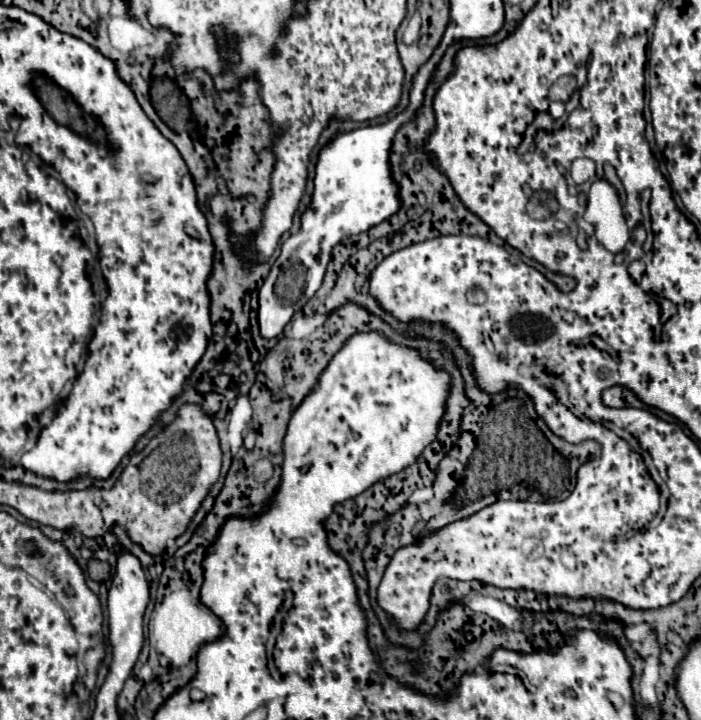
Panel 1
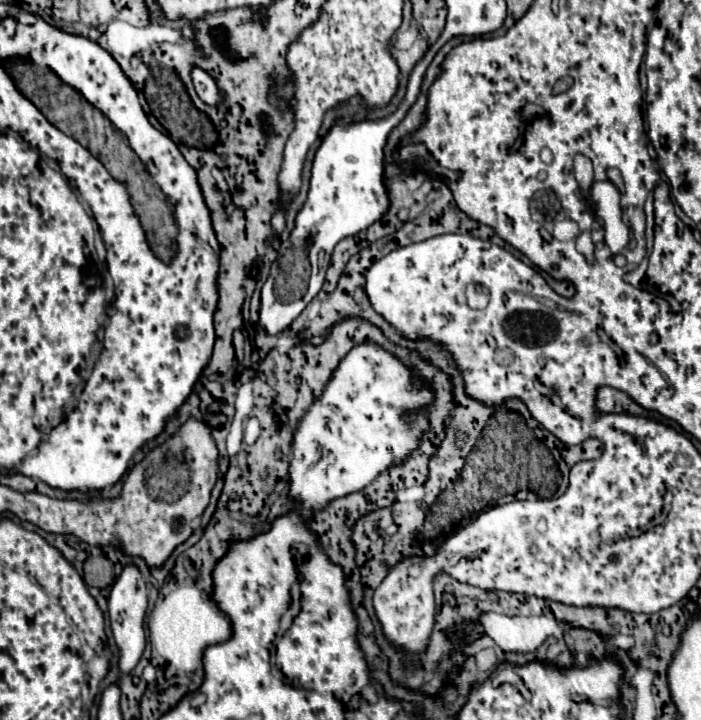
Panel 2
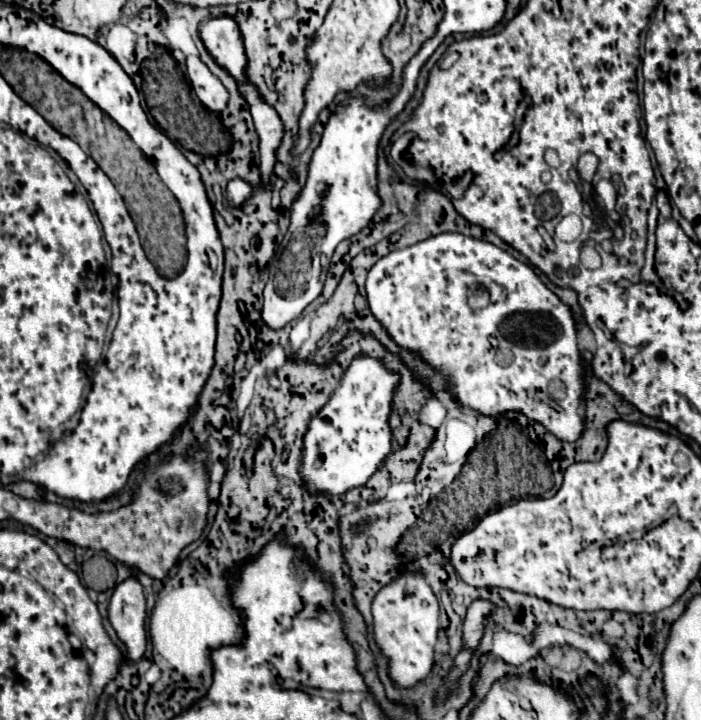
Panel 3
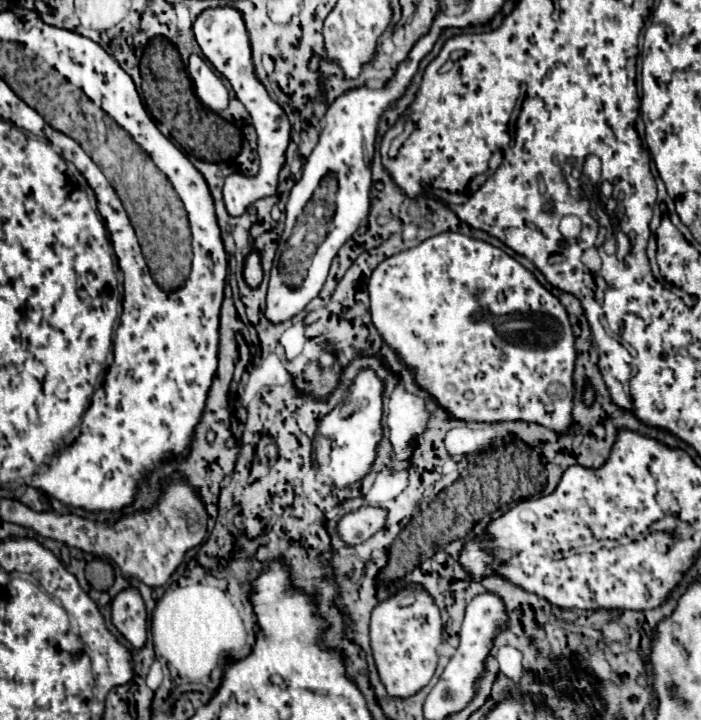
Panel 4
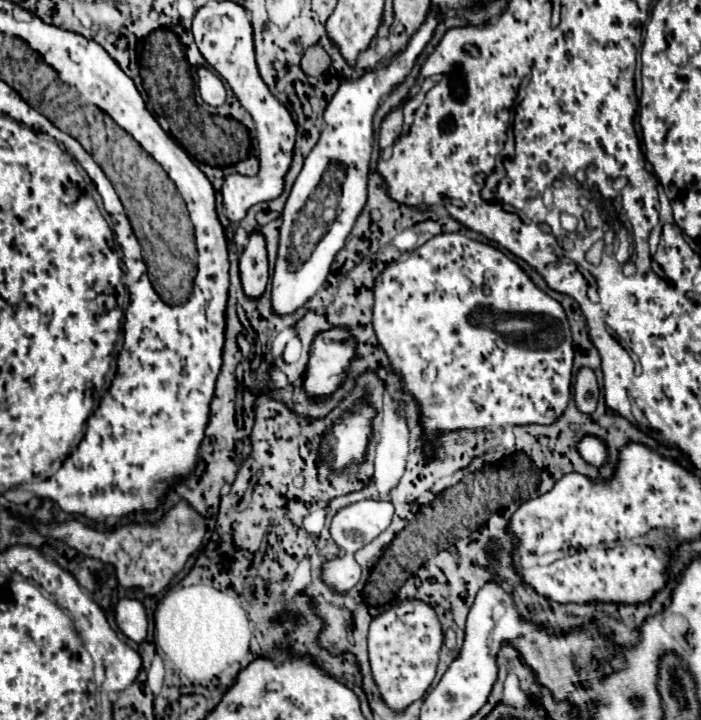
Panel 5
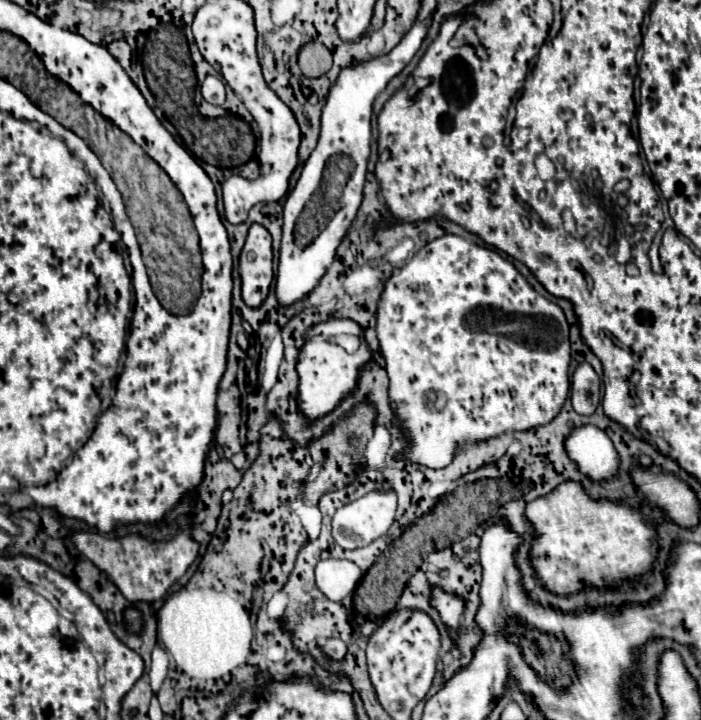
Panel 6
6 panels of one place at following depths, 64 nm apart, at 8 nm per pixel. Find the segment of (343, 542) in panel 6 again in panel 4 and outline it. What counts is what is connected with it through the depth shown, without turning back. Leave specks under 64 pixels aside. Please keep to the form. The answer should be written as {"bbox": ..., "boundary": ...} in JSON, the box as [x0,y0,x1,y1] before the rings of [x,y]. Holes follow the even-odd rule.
{"bbox":[338,506,388,546],"boundary":[[[360,506],[354,512],[344,514],[338,520],[338,534],[346,546],[358,546],[372,538],[380,528],[384,528],[388,510],[380,506]]]}

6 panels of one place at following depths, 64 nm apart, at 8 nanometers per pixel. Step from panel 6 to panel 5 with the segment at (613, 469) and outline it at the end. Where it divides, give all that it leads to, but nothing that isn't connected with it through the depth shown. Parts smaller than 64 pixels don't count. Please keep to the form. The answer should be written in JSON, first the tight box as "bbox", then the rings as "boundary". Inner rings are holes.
{"bbox":[576,436,608,468],"boundary":[[[582,436],[576,444],[576,450],[580,452],[584,462],[596,468],[602,468],[608,464],[608,446],[598,436]]]}

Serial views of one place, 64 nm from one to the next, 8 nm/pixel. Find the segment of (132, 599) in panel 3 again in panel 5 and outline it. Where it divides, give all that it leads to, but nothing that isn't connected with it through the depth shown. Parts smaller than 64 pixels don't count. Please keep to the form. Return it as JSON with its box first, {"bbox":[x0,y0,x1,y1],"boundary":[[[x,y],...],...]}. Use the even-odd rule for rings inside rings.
{"bbox":[116,600,148,642],"boundary":[[[120,600],[116,606],[118,628],[134,642],[142,642],[147,637],[148,618],[144,606],[138,600]]]}

